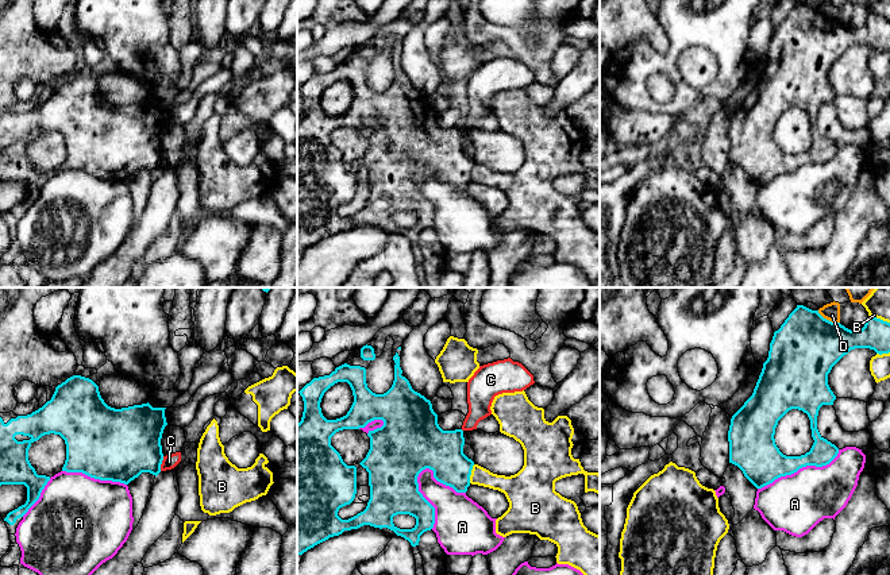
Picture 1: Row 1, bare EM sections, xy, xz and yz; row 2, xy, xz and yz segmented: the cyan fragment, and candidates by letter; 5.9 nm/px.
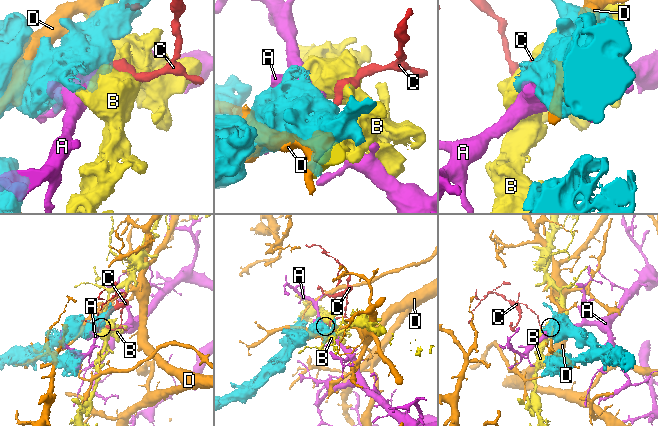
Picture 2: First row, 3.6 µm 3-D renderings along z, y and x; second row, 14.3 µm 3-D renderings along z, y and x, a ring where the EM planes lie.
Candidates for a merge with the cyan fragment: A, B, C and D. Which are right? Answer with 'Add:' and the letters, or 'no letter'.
Add: no letter

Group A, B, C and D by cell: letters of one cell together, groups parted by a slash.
A / B / C / D

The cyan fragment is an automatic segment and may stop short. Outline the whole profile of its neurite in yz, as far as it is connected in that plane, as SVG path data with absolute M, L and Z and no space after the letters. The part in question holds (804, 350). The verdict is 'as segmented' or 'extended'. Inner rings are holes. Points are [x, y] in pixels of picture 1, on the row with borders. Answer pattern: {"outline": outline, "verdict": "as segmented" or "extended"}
{"outline": "M797 305L781 328L774 332L768 358L763 363L754 393L732 416L728 431L729 463L737 466L756 489L806 466L827 466L837 456L839 448L820 435L817 416L822 405L833 405L836 400L828 385L828 374L844 355L855 348L870 348L879 355L889 354L890 323L868 316L862 329L851 331L840 323L824 319L818 310ZM791 409L802 410L810 420L814 443L810 451L801 456L783 455L774 439L778 421Z", "verdict": "as segmented"}

